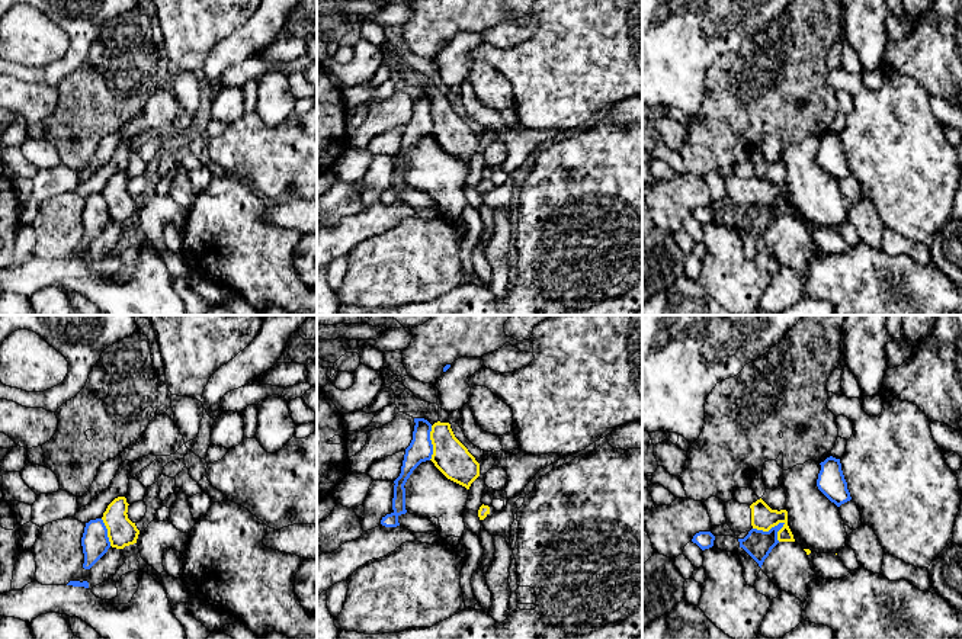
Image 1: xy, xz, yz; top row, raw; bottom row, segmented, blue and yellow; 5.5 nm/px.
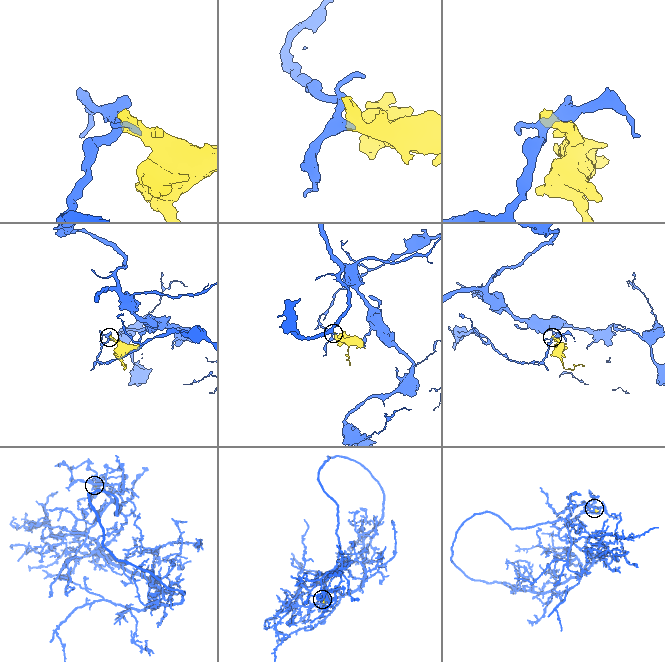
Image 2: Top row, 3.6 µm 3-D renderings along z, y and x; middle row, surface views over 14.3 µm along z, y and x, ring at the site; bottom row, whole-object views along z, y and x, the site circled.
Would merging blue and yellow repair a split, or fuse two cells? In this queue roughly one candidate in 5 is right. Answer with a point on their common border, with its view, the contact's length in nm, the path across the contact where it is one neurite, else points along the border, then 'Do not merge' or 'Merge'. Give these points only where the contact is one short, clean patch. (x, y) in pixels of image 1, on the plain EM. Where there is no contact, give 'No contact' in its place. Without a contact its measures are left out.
Touches blue at yz (770, 204). Shared border 190 nm. Boundary: yz (785, 198), (778, 198), (768, 205), (753, 202). Do not merge

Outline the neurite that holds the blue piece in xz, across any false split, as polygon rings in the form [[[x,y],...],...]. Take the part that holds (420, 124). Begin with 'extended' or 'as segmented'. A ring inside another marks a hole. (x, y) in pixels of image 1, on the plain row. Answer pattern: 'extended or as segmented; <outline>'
as segmented; [[[414,93],[414,106],[410,121],[405,123],[401,148],[394,155],[392,187],[382,192],[381,199],[385,202],[400,200],[398,192],[405,189],[405,157],[413,145],[426,135],[432,134],[433,119],[430,115],[432,99],[424,93]]]

